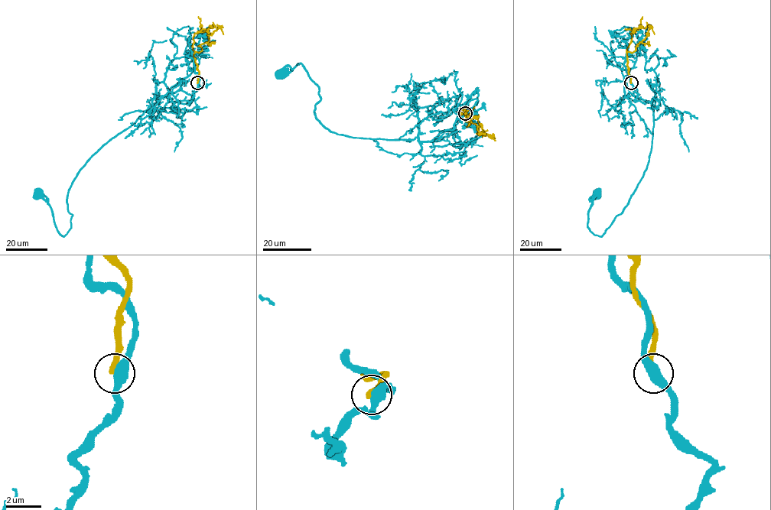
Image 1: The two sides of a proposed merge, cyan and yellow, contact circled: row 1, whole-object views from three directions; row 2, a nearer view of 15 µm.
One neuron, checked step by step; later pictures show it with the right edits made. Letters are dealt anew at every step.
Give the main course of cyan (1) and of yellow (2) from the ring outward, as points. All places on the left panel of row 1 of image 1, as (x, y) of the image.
1: (197, 83), (191, 100), (160, 97), (90, 157), (68, 191), (71, 228), (64, 236), (37, 193)
2: (197, 83), (199, 70), (195, 52), (201, 50), (200, 45), (209, 40), (209, 36), (218, 27), (223, 34)

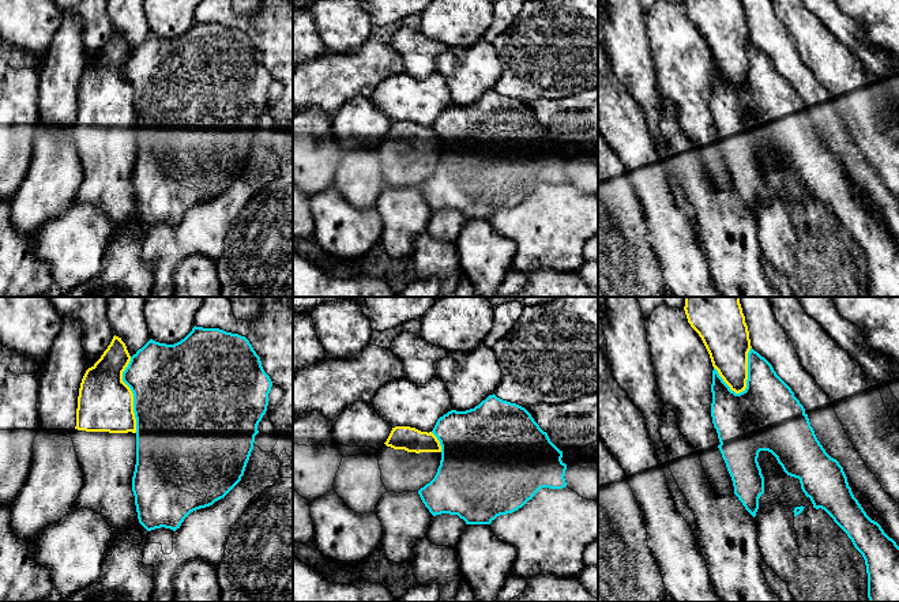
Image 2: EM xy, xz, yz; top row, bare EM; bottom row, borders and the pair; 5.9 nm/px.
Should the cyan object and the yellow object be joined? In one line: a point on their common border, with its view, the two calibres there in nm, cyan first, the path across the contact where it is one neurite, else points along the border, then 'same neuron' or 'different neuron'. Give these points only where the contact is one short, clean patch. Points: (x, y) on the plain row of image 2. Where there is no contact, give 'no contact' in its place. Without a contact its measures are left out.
yz (748, 67) | 360/280 nm | different neuron

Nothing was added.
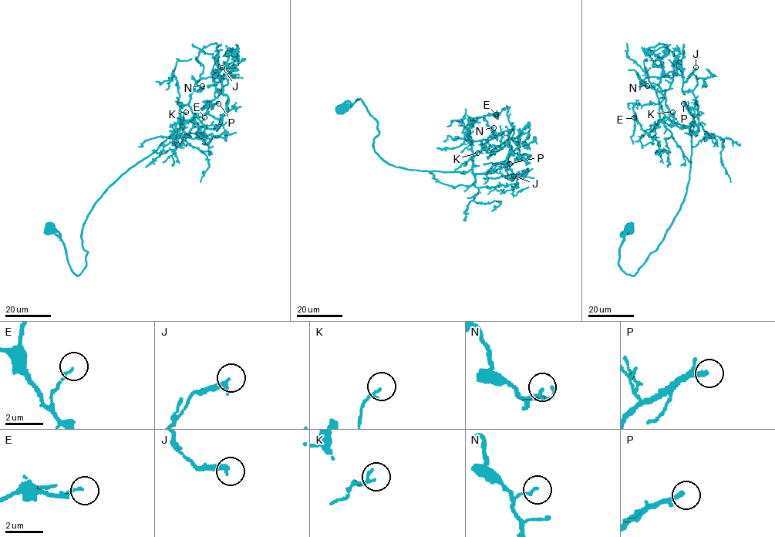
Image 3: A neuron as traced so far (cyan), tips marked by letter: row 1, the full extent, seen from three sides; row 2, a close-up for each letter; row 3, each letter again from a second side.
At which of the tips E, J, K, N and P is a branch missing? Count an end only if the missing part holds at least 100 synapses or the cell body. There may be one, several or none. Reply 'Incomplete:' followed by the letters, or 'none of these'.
Incomplete: P

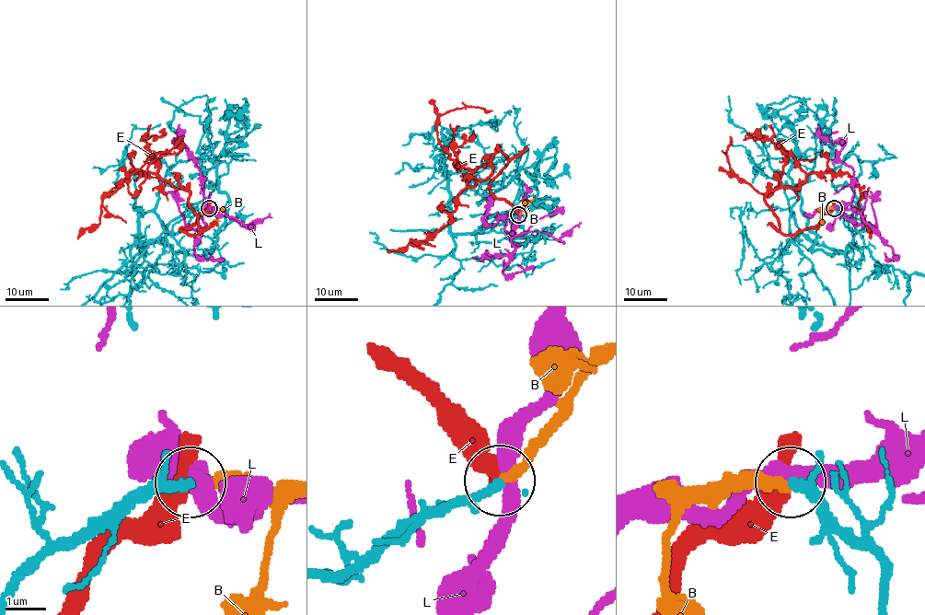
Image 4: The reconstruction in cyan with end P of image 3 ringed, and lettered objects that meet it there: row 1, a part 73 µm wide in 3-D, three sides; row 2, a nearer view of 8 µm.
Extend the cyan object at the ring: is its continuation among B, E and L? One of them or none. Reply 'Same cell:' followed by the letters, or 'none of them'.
Same cell: B

